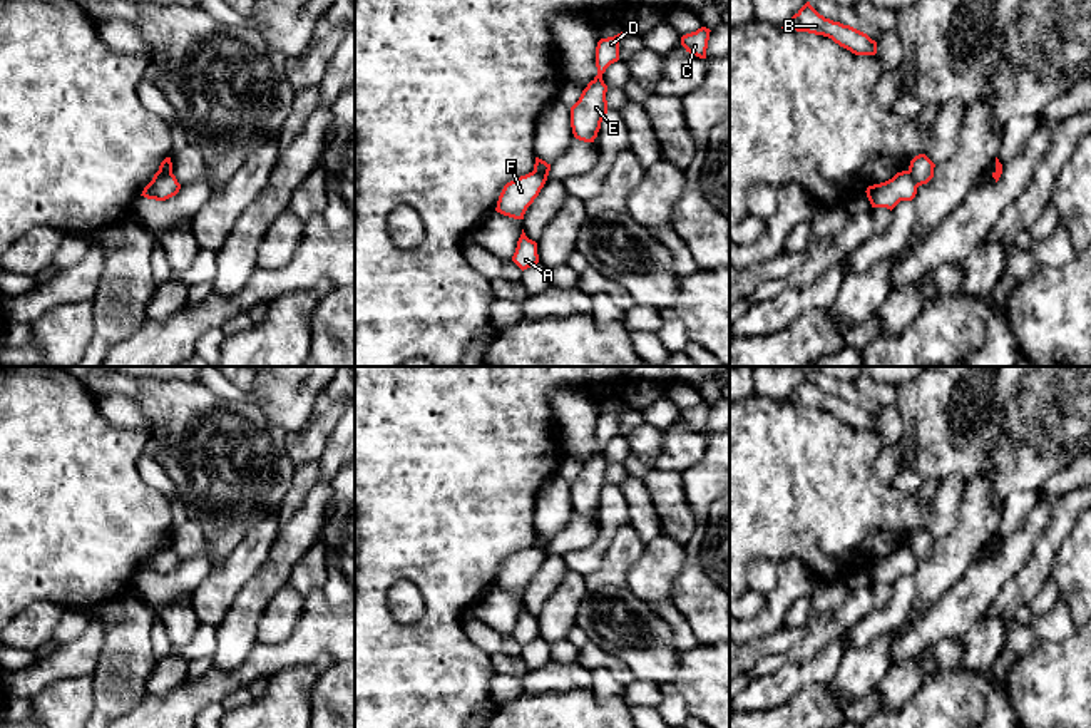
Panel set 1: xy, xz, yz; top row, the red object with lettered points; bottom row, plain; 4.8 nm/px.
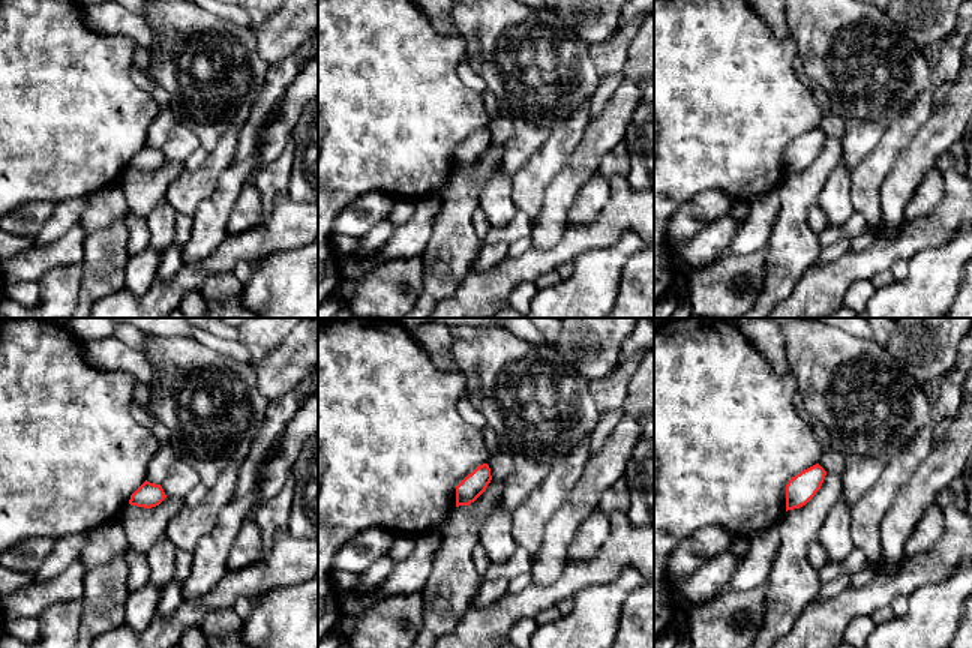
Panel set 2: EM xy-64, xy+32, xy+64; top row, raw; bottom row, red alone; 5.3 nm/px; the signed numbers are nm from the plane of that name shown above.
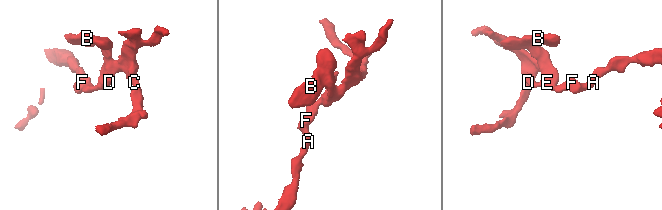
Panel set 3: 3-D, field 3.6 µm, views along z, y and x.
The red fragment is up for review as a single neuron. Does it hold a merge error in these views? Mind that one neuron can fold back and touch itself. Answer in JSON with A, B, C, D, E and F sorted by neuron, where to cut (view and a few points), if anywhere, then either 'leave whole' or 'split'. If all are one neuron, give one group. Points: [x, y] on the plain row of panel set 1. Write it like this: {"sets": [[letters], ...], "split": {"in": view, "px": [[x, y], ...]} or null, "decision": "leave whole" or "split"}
{"sets": [["A", "F"], ["B", "C", "D", "E"]], "split": {"in": "xy", "px": [[171, 544], [153, 556]]}, "decision": "split"}

